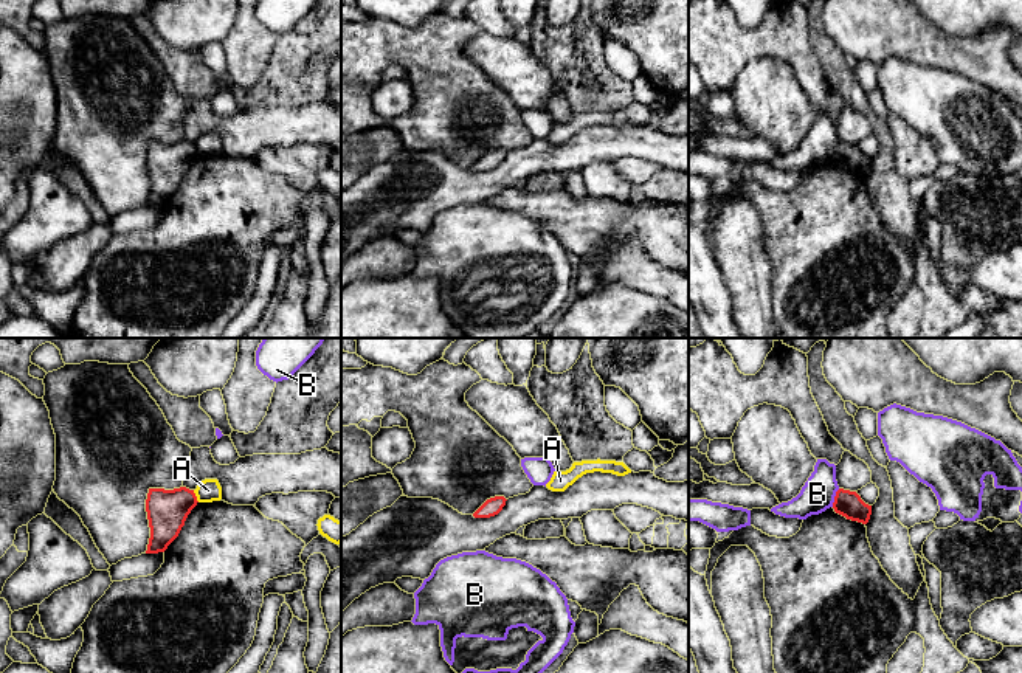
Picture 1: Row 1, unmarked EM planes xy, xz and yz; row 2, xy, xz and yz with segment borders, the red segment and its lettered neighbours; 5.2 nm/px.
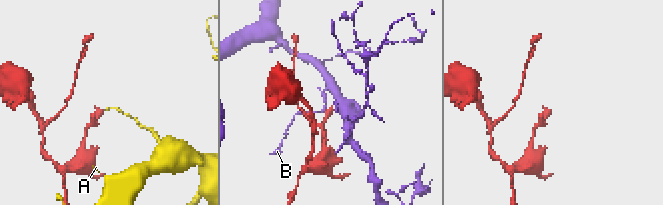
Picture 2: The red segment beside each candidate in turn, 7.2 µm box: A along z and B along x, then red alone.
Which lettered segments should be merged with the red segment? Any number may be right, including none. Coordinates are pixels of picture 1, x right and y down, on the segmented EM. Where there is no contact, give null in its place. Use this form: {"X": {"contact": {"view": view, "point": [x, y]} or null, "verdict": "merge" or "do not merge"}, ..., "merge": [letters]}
{"A": {"contact": {"view": "xy", "point": [196, 496]}, "verdict": "do not merge"}, "B": {"contact": {"view": "yz", "point": [835, 498]}, "verdict": "do not merge"}, "merge": []}

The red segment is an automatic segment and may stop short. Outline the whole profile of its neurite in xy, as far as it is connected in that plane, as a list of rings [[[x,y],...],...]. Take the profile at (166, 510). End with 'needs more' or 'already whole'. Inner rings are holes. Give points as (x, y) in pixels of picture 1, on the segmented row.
[[[186,487],[174,490],[149,488],[146,512],[150,538],[146,554],[164,552],[178,537],[188,515],[197,502],[194,490]]]; already whole

